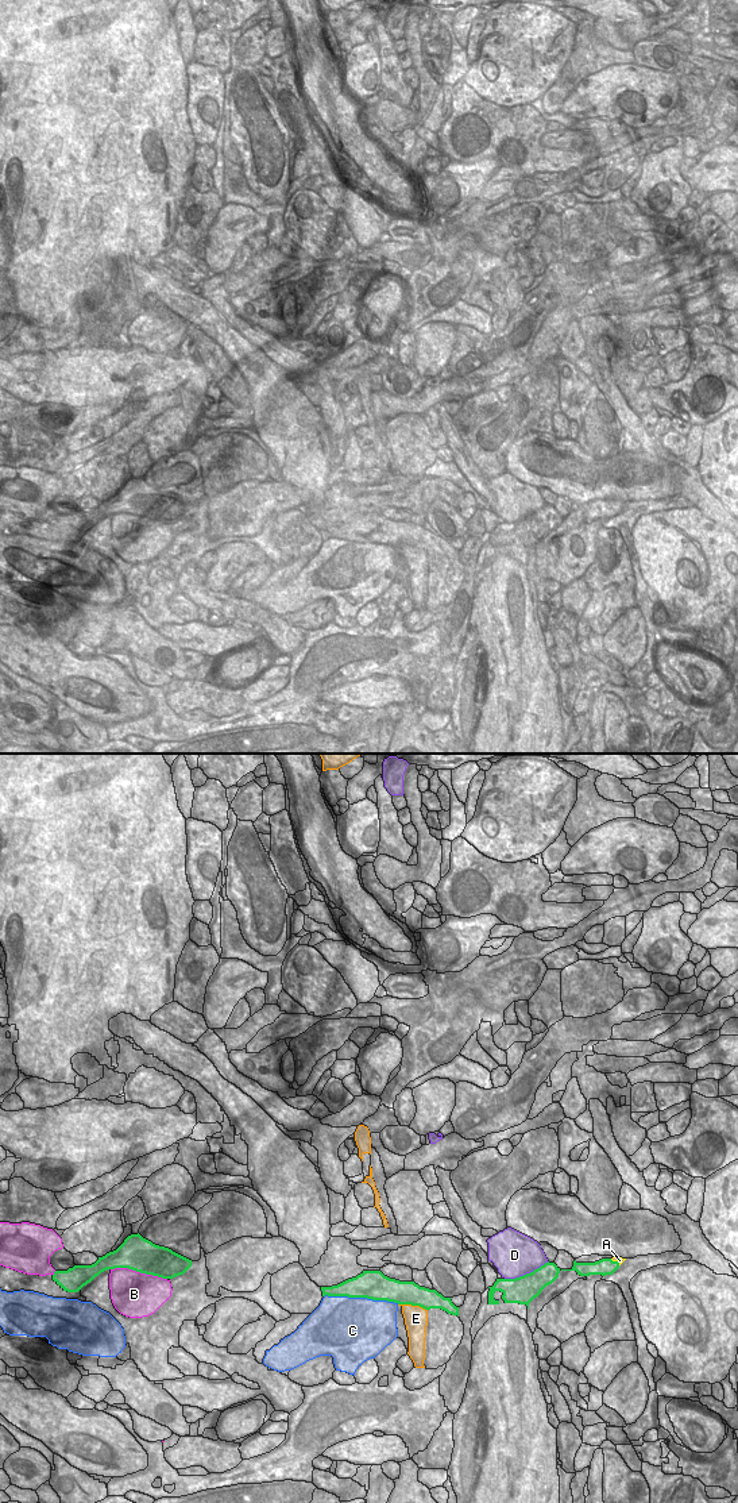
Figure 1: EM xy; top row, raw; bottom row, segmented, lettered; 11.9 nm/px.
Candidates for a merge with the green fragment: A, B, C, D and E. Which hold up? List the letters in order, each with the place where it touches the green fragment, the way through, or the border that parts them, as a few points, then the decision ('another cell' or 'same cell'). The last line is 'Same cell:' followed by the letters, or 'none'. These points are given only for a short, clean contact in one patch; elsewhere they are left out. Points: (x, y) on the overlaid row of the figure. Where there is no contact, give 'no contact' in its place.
A: contact xy (615, 1261); way xy (603, 1267), (615, 1261), (619, 1260); same cell
B: contact xy (139, 1271); another cell
C: contact xy (362, 1297); another cell
D: contact xy (526, 1274); another cell
E: contact xy (413, 1305); another cell
Same cell: A

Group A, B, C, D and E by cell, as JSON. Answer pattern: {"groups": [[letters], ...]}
{"groups": [["A"], ["B"], ["C"], ["D"], ["E"]]}

